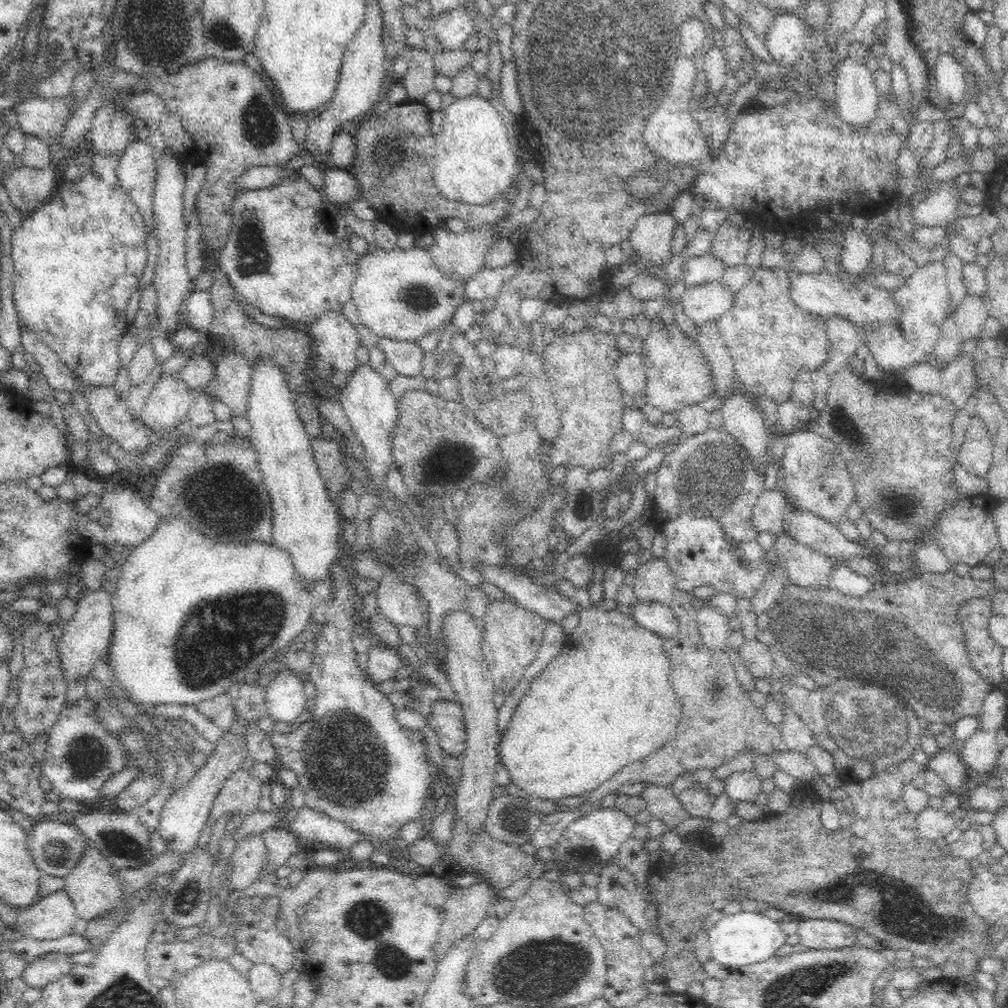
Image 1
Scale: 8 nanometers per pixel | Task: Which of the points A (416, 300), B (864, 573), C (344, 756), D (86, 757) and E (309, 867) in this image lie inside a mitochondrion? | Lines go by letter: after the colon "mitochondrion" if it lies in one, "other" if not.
A: mitochondrion
B: other
C: mitochondrion
D: mitochondrion
E: other

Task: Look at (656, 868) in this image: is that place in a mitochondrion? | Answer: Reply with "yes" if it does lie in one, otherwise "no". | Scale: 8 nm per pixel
no

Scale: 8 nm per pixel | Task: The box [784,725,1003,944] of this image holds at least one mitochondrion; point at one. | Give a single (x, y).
(922, 931)

